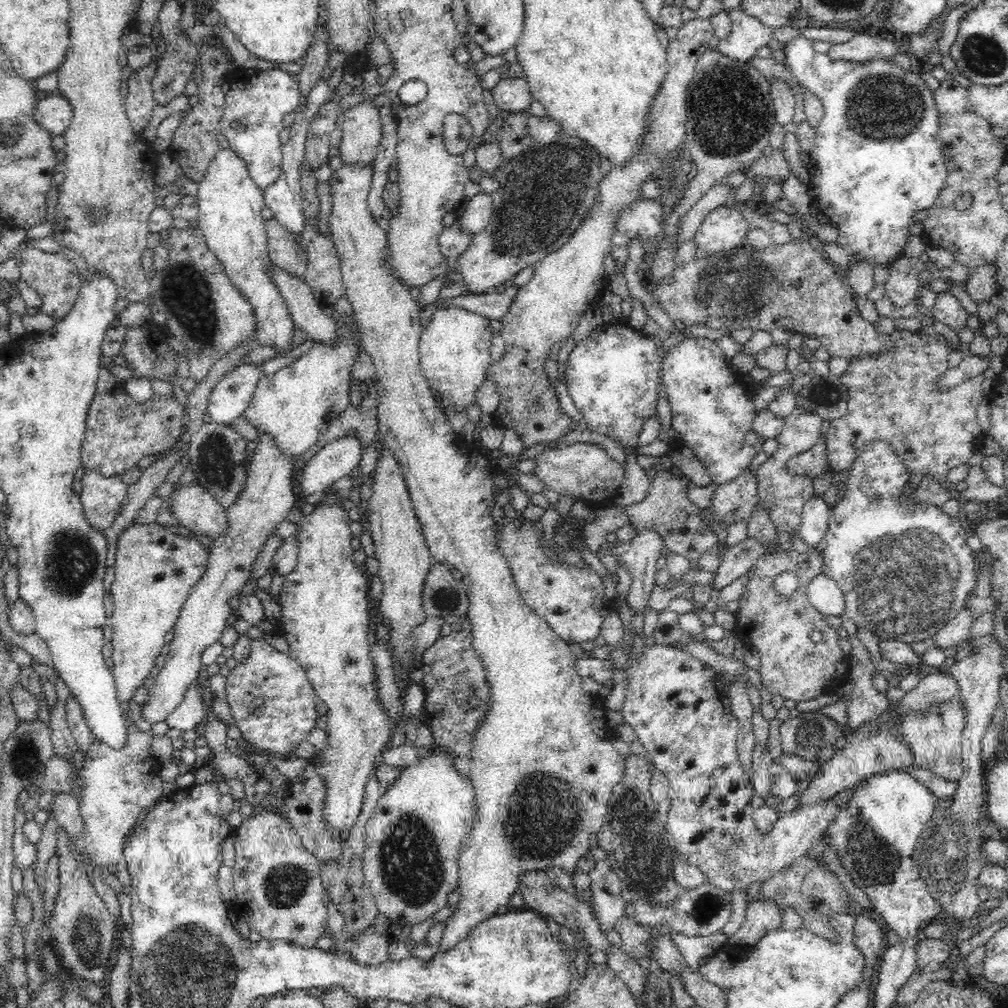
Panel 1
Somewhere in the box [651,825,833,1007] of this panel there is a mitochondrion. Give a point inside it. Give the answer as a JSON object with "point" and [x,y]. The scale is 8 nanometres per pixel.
{"point":[722,851]}

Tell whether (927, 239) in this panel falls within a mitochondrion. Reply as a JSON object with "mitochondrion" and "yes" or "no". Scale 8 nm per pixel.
{"mitochondrion":"no"}

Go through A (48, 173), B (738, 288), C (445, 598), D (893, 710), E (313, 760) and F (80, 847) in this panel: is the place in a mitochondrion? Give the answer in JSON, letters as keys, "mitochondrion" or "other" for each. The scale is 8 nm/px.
{"A":"other","B":"mitochondrion","C":"mitochondrion","D":"other","E":"other","F":"other"}

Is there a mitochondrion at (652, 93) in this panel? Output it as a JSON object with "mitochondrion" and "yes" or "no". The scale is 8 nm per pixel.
{"mitochondrion":"no"}

